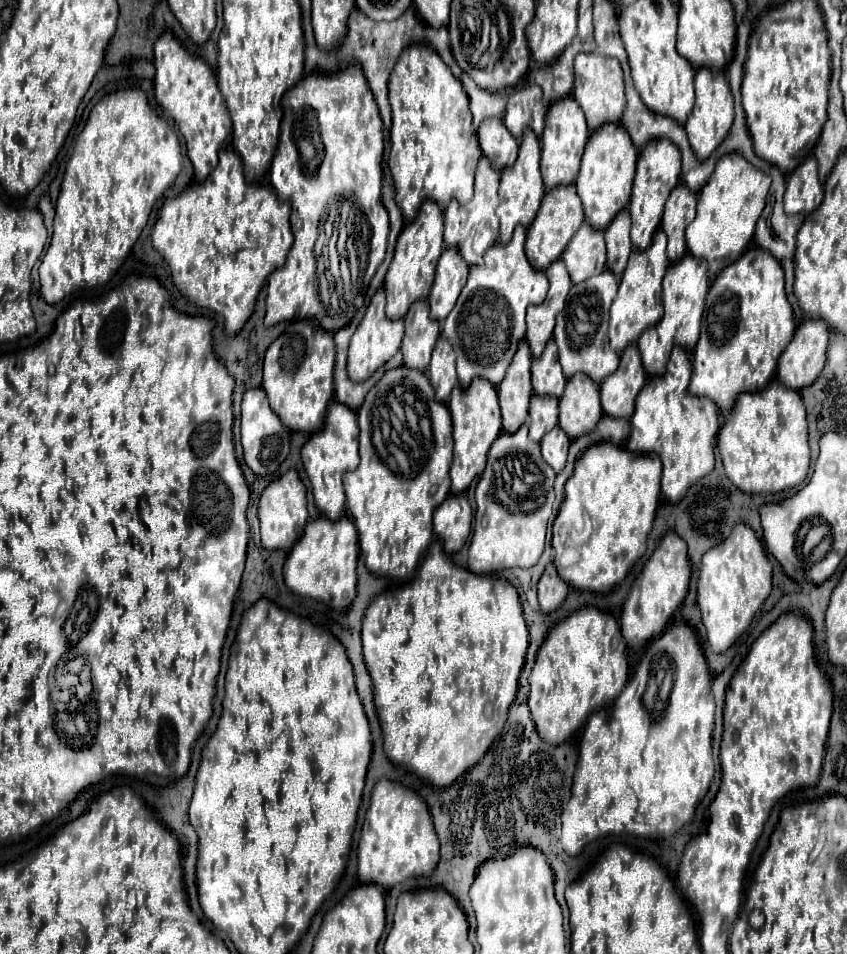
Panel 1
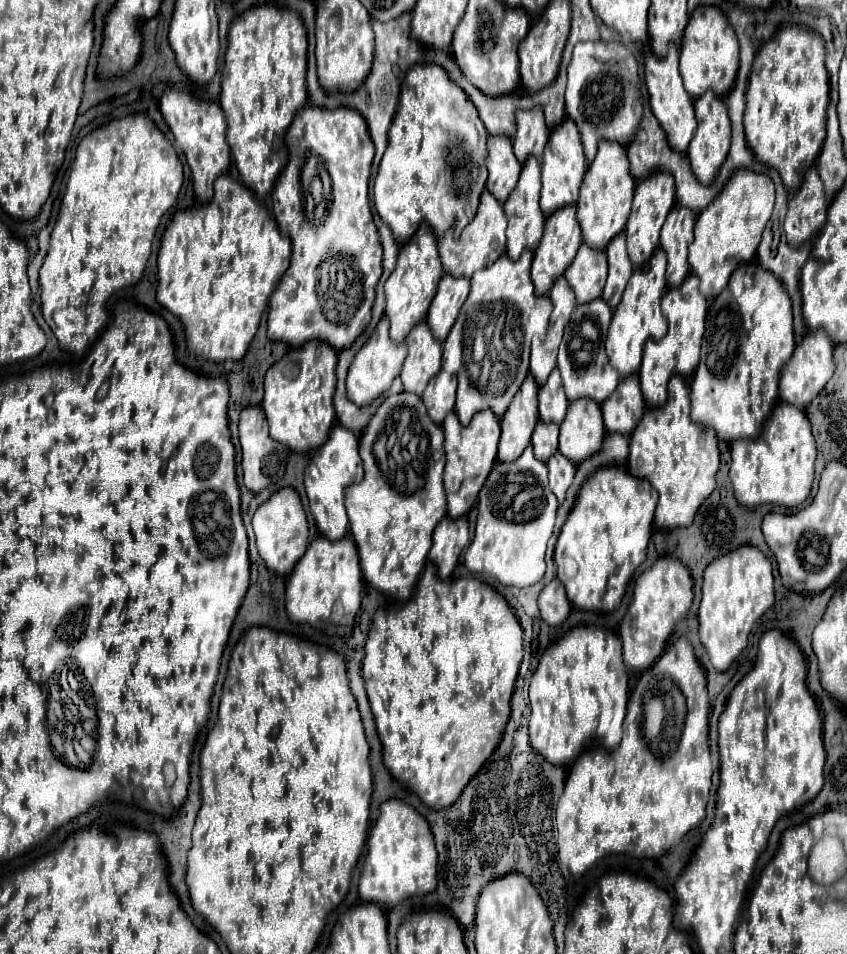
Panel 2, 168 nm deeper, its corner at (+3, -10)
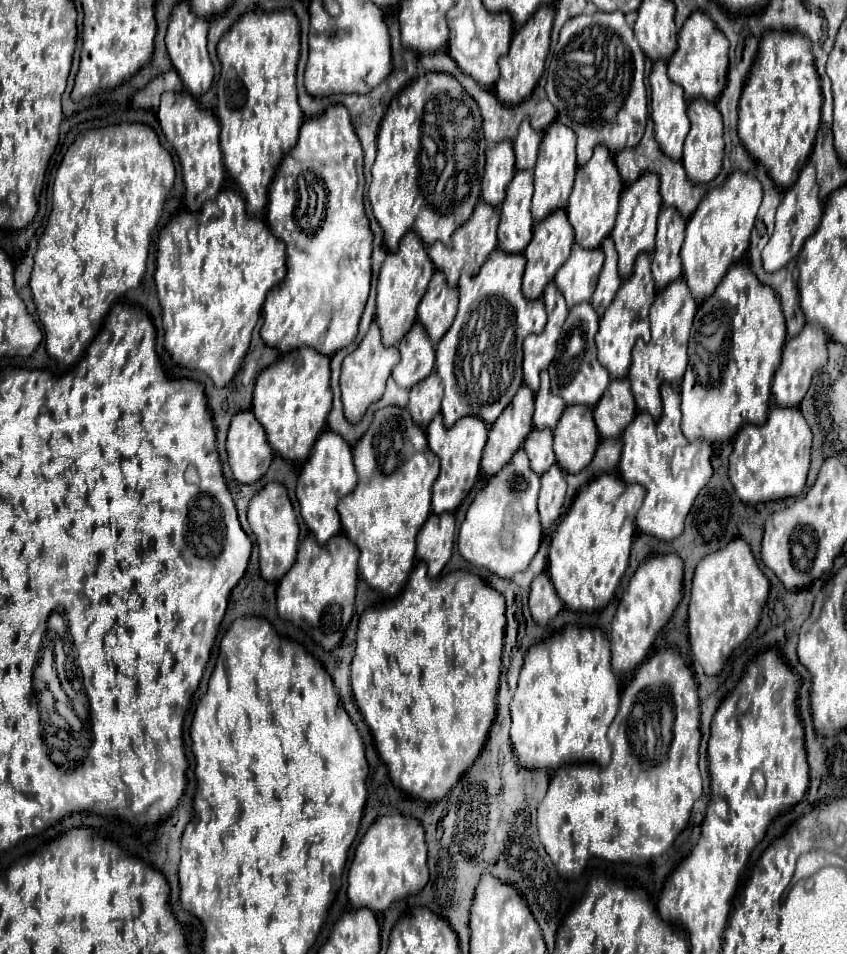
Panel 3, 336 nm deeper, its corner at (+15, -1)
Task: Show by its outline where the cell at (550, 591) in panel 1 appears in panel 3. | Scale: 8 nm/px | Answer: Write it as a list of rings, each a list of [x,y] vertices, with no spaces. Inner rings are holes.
[[[546,572],[534,578],[530,588],[530,612],[536,624],[548,626],[550,620],[562,610],[562,600],[554,592],[554,586]]]

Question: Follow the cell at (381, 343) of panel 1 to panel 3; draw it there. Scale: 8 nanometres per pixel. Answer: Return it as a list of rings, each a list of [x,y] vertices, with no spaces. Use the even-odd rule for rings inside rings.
[[[372,322],[370,330],[364,336],[364,340],[360,342],[360,346],[354,352],[350,352],[342,364],[342,376],[340,376],[342,402],[344,402],[344,414],[348,416],[348,420],[352,420],[352,424],[356,424],[356,420],[362,420],[366,410],[382,398],[384,388],[386,388],[386,380],[390,378],[392,368],[398,362],[400,362],[398,348],[384,346],[380,340],[380,328],[376,322]]]

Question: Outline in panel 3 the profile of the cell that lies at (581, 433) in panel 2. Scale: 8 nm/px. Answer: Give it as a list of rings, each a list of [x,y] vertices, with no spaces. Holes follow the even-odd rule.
[[[568,406],[554,432],[556,464],[572,474],[584,470],[592,462],[598,442],[600,436],[592,420],[592,408]]]

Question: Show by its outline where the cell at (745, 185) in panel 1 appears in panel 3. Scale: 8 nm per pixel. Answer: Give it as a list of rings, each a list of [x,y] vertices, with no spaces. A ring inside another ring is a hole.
[[[734,172],[724,186],[708,192],[686,226],[686,240],[680,256],[684,262],[684,280],[698,302],[712,296],[724,272],[742,260],[750,244],[750,232],[762,202],[762,184],[748,172]]]

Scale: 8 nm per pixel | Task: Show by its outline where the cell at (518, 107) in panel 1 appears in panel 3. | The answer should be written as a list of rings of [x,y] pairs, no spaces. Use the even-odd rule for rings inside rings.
[[[528,120],[520,124],[518,138],[514,140],[514,154],[516,154],[516,170],[534,170],[536,156],[540,148],[540,134],[530,126]]]

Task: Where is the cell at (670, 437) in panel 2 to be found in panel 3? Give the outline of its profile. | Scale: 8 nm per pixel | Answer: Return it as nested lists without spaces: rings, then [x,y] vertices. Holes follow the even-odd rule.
[[[664,384],[662,386],[662,402],[664,402],[664,412],[662,412],[662,418],[658,422],[650,414],[638,412],[636,420],[632,420],[632,424],[628,424],[628,428],[624,430],[620,474],[622,474],[624,482],[640,484],[646,490],[644,502],[636,512],[636,528],[644,534],[656,536],[658,540],[670,542],[676,536],[680,536],[680,532],[684,530],[684,520],[686,520],[698,492],[708,484],[708,480],[712,476],[712,464],[710,464],[712,448],[704,440],[691,443],[684,438],[684,434],[680,430],[680,392],[676,388],[672,388],[670,384]]]

